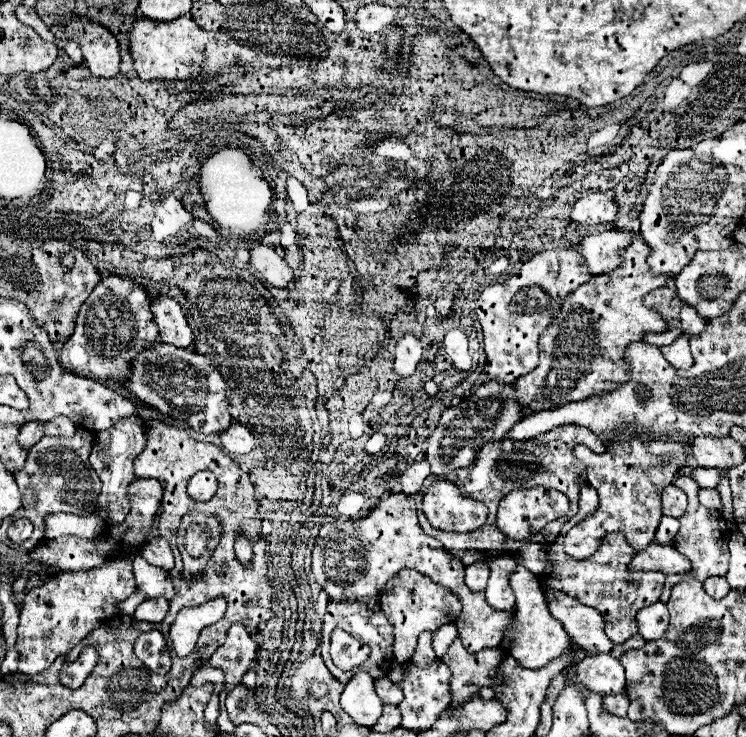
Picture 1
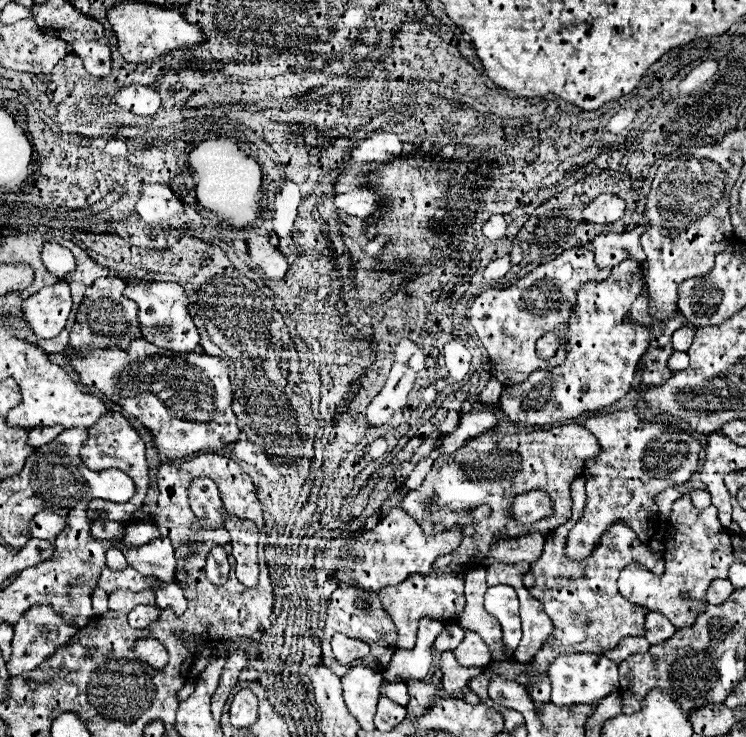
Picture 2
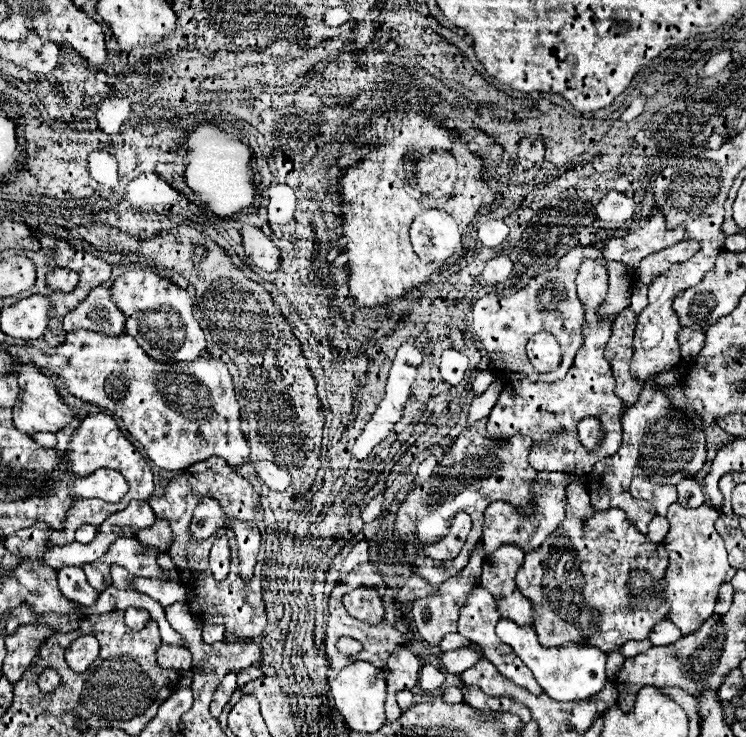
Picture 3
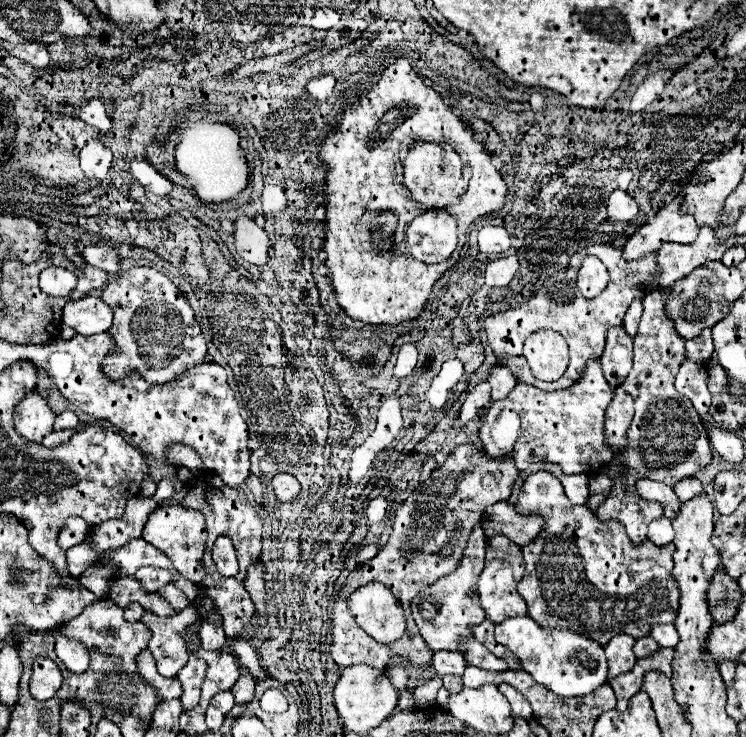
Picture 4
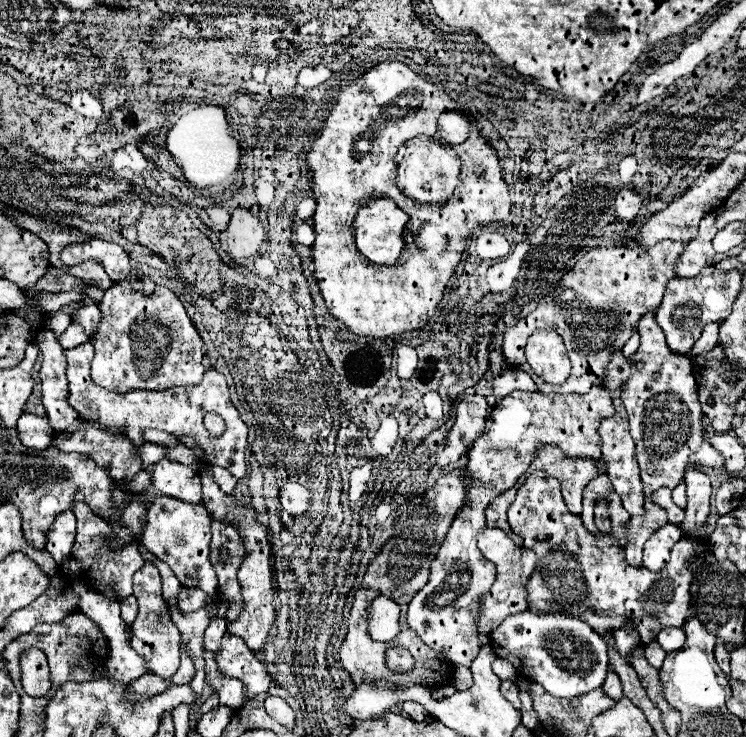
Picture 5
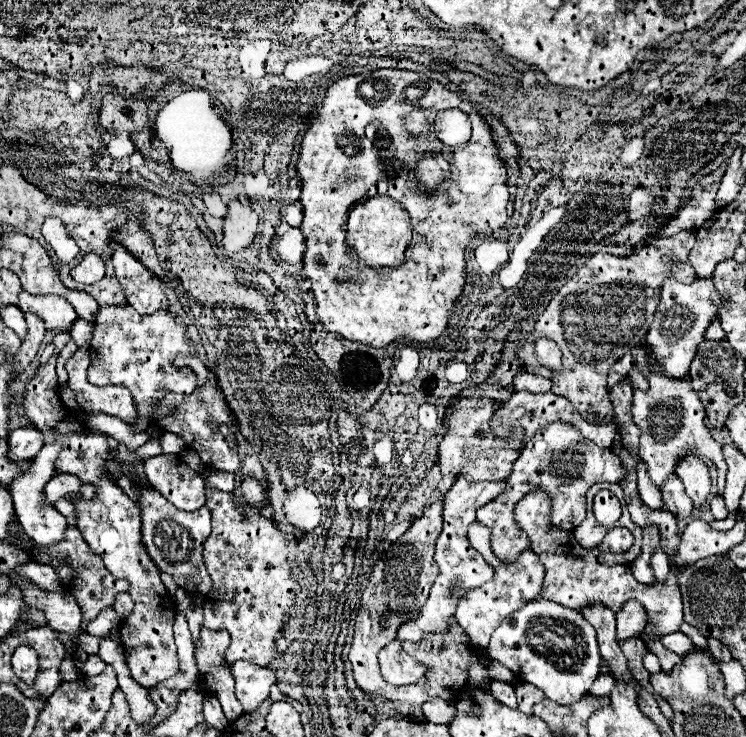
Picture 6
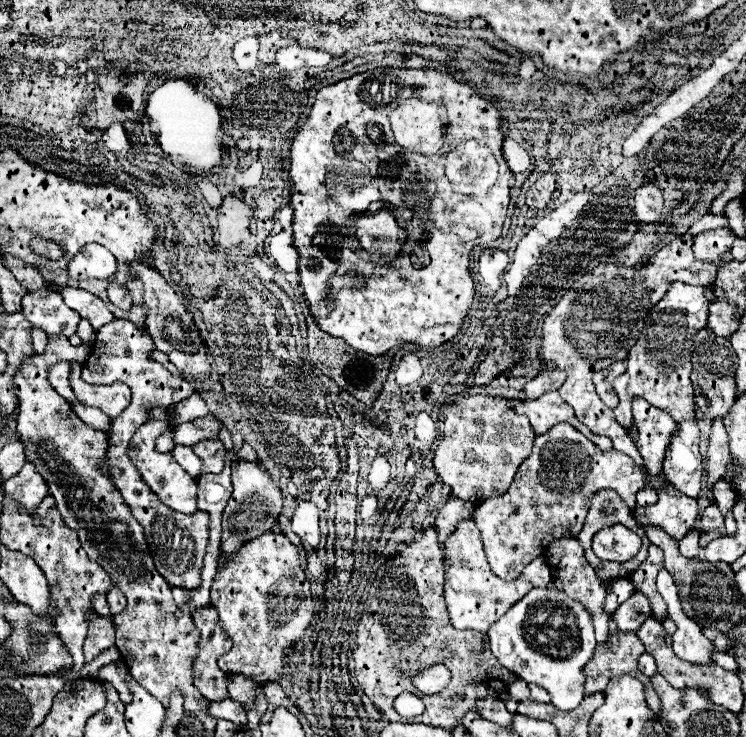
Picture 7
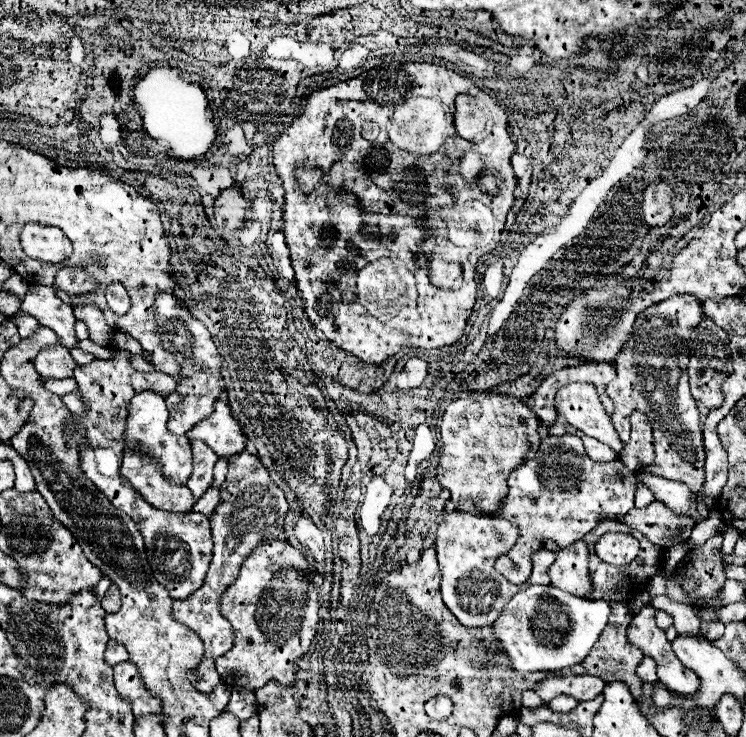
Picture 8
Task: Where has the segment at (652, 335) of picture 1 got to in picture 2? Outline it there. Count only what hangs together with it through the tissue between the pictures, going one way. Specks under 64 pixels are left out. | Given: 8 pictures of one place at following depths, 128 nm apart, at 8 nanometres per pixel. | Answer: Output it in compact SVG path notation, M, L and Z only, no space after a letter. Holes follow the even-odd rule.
M682 326L672 334L672 346L674 350L688 350L694 338L694 328L690 326Z

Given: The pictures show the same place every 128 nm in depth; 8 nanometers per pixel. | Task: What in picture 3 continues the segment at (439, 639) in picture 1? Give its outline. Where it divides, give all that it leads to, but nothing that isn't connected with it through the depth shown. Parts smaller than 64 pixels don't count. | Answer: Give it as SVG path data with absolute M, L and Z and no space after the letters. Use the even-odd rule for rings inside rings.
M450 632L450 634L446 634L446 636L442 638L440 650L442 650L442 652L446 652L446 650L456 650L456 648L460 648L460 646L470 646L470 644L472 644L472 642L470 642L468 638L460 636L458 632Z

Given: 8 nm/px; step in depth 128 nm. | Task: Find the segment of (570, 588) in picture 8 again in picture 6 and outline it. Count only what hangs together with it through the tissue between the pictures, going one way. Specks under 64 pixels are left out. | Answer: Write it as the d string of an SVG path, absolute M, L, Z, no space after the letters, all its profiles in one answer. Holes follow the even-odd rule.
M590 606L588 610L582 612L584 618L596 628L598 632L598 646L604 662L610 668L610 674L616 678L616 682L626 682L626 684L638 684L628 668L628 662L618 646L616 640L616 618L612 610L606 606Z

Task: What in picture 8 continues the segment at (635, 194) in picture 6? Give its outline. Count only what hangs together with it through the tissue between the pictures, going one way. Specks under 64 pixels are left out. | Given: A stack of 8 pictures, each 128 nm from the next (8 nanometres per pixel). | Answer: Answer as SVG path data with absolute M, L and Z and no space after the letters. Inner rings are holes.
M664 182L660 184L652 184L644 190L644 202L642 202L642 210L644 210L644 220L650 226L664 226L670 218L672 218L672 188Z

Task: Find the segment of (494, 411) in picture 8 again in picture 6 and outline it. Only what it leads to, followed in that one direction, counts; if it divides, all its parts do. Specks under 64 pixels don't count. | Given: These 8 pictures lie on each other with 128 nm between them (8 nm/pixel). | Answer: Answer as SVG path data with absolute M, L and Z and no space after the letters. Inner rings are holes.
M462 398L452 416L448 418L448 430L444 440L438 446L438 462L442 474L464 474L472 478L472 482L490 480L496 482L498 478L508 478L512 472L512 464L520 456L520 430L514 440L508 440L508 450L502 450L498 444L500 440L490 438L490 418L494 414L494 400L490 398Z

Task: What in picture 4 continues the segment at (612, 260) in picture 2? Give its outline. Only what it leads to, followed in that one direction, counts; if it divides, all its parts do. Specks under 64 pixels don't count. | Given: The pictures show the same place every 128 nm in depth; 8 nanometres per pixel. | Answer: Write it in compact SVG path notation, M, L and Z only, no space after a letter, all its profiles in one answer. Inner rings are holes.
M679 195L664 208L658 210L656 218L632 234L626 244L622 246L622 256L626 260L638 260L646 254L656 252L664 242L678 242L678 244L692 243L700 230L692 215L680 212L680 204L684 196Z

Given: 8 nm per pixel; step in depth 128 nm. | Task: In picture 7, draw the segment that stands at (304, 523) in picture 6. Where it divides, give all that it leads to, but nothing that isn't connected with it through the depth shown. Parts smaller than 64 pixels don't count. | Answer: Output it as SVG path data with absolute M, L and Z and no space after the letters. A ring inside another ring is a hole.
M296 500L292 514L292 530L310 546L318 546L318 508L310 500Z

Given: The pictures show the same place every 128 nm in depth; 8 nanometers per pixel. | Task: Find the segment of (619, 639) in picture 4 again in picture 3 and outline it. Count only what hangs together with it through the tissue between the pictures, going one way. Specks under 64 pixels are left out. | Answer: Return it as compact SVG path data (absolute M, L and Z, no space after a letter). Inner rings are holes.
M616 650L616 652L610 652L610 654L608 654L606 670L608 670L608 678L610 678L610 680L614 680L614 678L616 678L616 674L622 670L624 660L626 660L626 658L620 654L620 650Z

